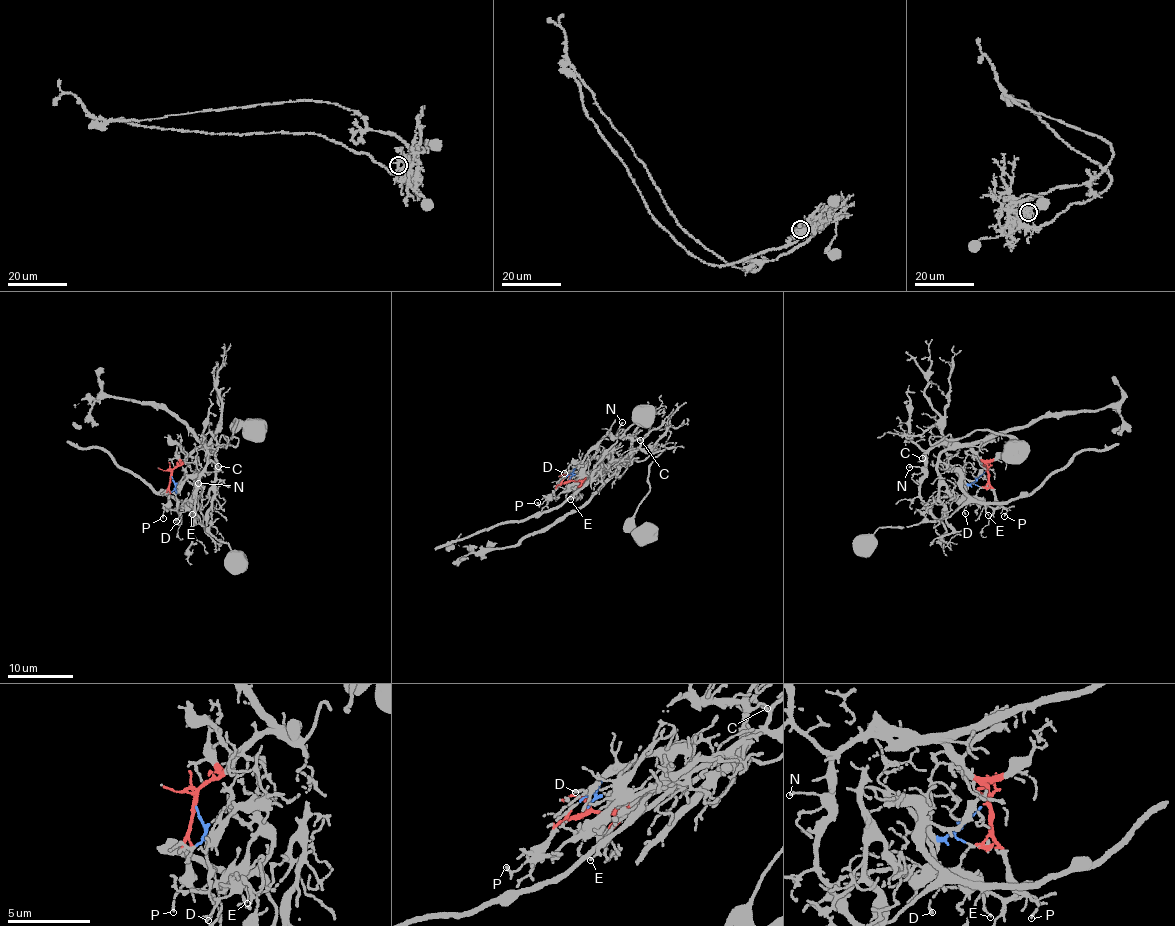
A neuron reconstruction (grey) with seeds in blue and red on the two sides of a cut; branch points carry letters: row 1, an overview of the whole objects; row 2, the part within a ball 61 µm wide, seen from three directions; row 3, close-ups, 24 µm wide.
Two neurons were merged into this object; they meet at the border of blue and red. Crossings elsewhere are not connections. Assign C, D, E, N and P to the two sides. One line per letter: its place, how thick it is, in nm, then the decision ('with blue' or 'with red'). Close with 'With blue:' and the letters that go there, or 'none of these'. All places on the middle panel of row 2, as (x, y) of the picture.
C: place (640, 440); calibre 90 nm; with red
D: place (564, 473); calibre 130 nm; with blue
E: place (570, 499); calibre 130 nm; with blue
N: place (622, 422); calibre 130 nm; with red
P: place (537, 502); calibre 110 nm; with red
With blue: D, E

